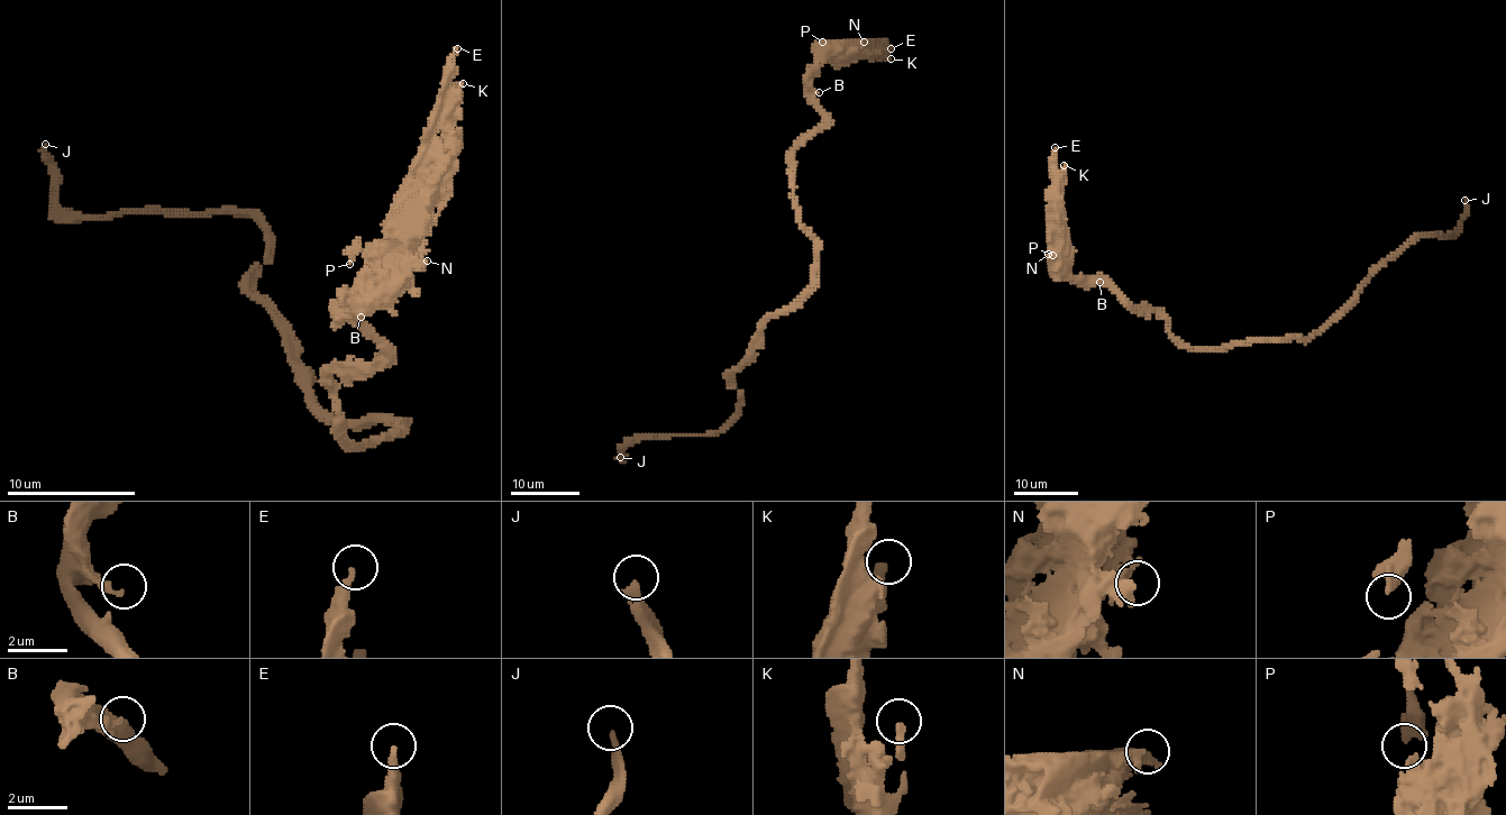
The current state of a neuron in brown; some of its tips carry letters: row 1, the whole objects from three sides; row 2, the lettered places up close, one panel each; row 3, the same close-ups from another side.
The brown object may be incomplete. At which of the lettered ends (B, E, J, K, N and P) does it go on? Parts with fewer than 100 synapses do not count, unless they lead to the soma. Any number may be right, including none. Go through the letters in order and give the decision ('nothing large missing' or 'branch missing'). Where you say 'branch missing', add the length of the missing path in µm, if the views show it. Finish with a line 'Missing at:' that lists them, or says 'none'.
B: nothing large missing
E: nothing large missing
J: branch missing; missing 30 µm
K: nothing large missing
N: nothing large missing
P: nothing large missing
Missing at: J

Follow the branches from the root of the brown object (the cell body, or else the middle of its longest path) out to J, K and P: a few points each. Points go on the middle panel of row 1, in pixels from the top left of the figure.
J: (814, 252), (814, 282), (767, 320), (735, 372), (739, 409), (729, 424), (710, 435), (635, 438), (620, 457)
K: (814, 252), (792, 167), (793, 150), (825, 120), (809, 75), (833, 57), (891, 58)
P: (814, 252), (817, 237), (795, 203), (792, 159), (825, 120), (808, 92), (809, 75), (831, 55), (822, 42)

